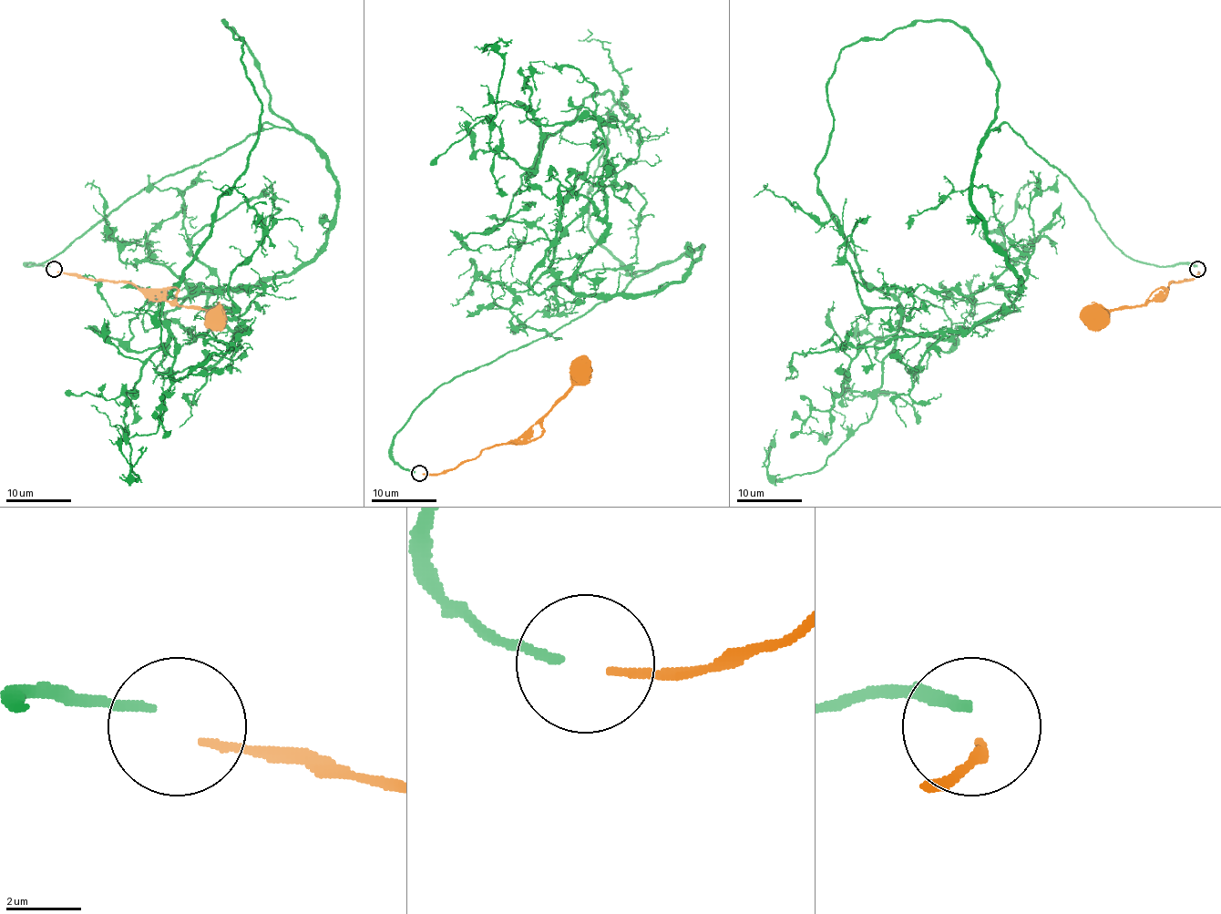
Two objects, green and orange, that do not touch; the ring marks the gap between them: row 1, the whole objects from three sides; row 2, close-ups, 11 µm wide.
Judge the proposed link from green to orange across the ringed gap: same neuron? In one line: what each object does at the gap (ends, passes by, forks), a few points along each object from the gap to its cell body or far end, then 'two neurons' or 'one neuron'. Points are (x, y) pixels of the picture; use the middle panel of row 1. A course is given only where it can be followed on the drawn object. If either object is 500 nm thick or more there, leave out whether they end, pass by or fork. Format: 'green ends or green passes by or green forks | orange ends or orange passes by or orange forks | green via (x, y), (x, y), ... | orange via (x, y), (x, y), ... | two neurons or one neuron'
green ends | orange ends | green via (415, 472), (393, 436), (438, 387), (702, 254), (575, 292), (606, 223), (491, 149), (481, 52) | orange via (422, 474), (442, 474), (475, 459), (485, 449), (516, 443), (563, 395), (579, 372) | two neurons

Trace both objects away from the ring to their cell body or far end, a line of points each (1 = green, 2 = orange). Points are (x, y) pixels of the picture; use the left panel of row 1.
1: (50, 266), (265, 123), (337, 186), (314, 256), (210, 299), (212, 366), (142, 367), (137, 479), (116, 430)
2: (56, 271), (76, 272), (101, 281), (128, 282), (142, 287), (157, 301), (198, 307), (214, 317)

